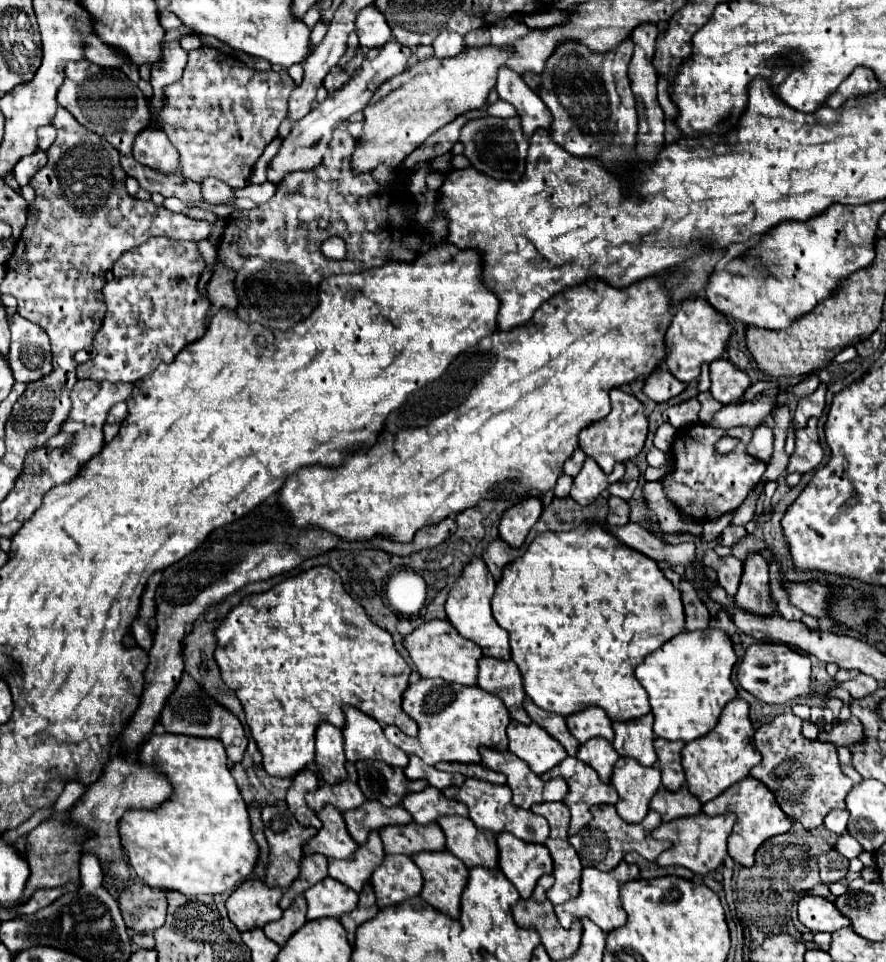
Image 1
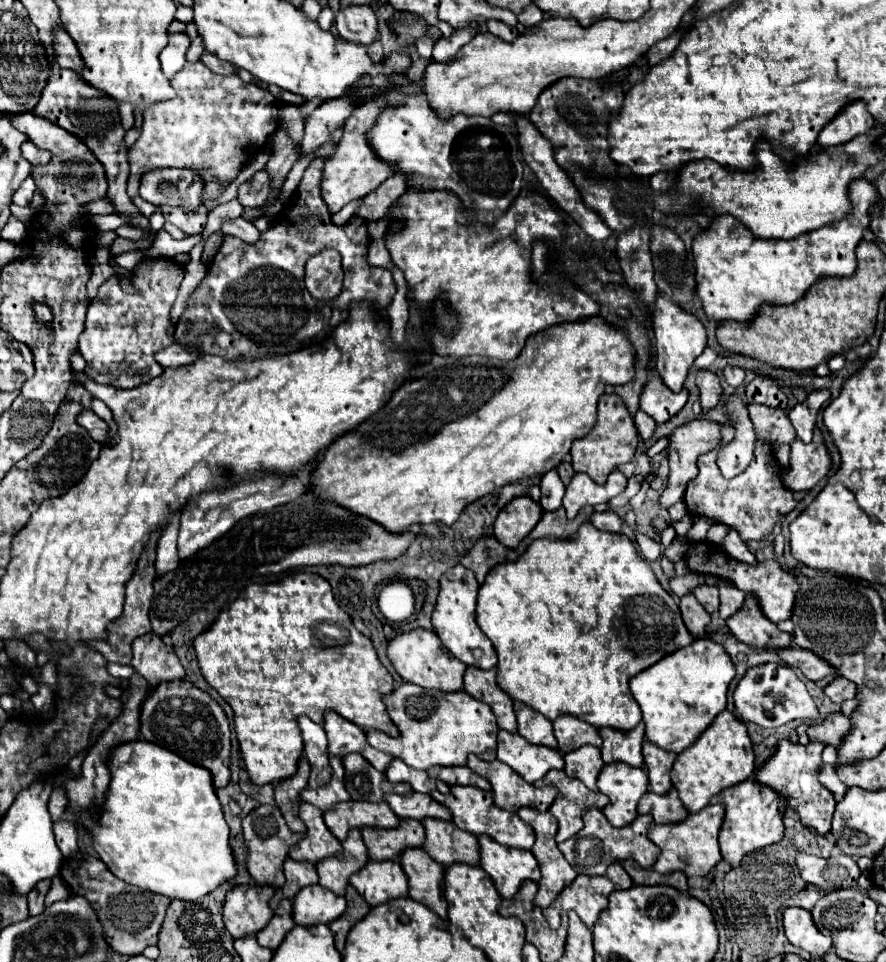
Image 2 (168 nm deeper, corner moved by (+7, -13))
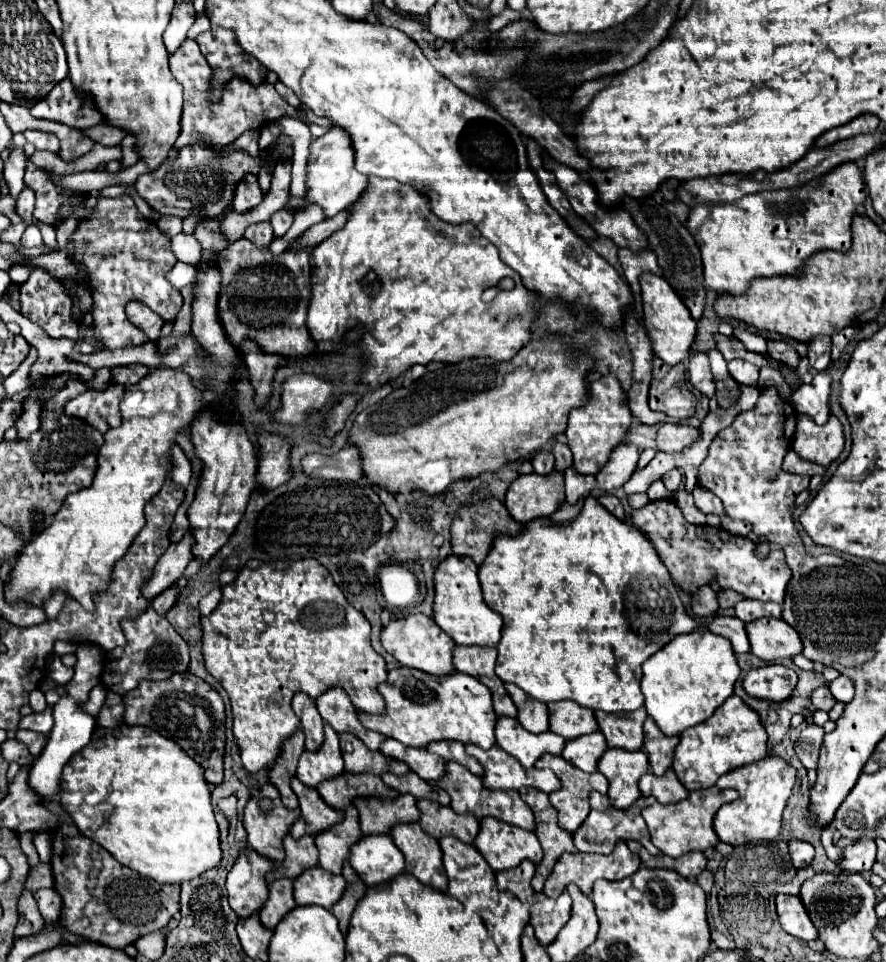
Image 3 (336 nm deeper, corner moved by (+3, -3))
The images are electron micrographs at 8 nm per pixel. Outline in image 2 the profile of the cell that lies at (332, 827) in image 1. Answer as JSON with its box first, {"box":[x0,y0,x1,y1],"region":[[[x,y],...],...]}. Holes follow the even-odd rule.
{"box":[288,802,340,864],"region":[[[300,802],[298,816],[306,824],[306,834],[298,844],[290,848],[288,856],[292,860],[308,860],[316,864],[322,858],[328,858],[340,852],[340,840],[336,840],[336,836],[332,836],[332,832],[326,828],[320,808]]]}

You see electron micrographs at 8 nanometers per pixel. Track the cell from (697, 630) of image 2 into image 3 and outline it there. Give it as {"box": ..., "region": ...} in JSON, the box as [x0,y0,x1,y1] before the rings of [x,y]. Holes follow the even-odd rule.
{"box":[692,586,718,616],"region":[[[700,586],[696,590],[696,594],[692,594],[692,612],[696,616],[712,616],[718,612],[718,600],[716,600],[716,592],[710,586]]]}

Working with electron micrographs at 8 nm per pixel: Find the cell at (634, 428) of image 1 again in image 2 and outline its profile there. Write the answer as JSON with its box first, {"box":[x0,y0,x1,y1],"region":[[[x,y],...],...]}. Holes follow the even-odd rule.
{"box":[572,394,638,484],"region":[[[602,394],[598,400],[598,422],[584,436],[572,442],[572,466],[576,472],[588,474],[596,484],[604,484],[608,474],[616,470],[620,464],[632,462],[634,452],[638,448],[638,432],[634,426],[634,418],[626,410],[622,398],[618,394]]]}

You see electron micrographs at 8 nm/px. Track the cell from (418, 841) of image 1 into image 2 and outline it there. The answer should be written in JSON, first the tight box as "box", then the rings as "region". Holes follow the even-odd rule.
{"box":[362,820,424,860],"region":[[[402,820],[396,830],[362,828],[362,840],[370,860],[394,860],[402,850],[424,844],[424,826],[418,820]]]}

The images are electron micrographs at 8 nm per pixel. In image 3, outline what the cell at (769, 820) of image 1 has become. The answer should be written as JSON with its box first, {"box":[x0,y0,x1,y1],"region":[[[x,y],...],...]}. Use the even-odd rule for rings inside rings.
{"box":[714,756,796,846],"region":[[[766,756],[760,762],[754,762],[754,766],[744,766],[740,770],[732,770],[732,774],[724,774],[724,778],[718,778],[718,788],[734,788],[740,794],[738,800],[724,804],[716,812],[714,830],[718,838],[730,846],[742,846],[756,840],[774,840],[782,830],[782,812],[792,794],[794,778],[796,770],[782,758],[774,756]]]}

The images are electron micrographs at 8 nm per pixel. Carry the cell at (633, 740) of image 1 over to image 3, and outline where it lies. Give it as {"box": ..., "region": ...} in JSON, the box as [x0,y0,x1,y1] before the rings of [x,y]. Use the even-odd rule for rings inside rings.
{"box":[594,708,646,750],"region":[[[640,708],[632,714],[600,714],[594,712],[600,724],[600,732],[606,736],[610,748],[640,750],[644,744],[642,724],[646,720],[646,710]]]}

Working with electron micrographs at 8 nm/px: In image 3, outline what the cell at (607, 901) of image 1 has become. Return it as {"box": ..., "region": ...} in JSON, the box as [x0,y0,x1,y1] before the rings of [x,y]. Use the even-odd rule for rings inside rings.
{"box":[544,842,640,898],"region":[[[618,842],[614,852],[608,854],[608,856],[602,856],[602,854],[582,854],[582,852],[564,854],[560,858],[560,862],[556,864],[556,870],[550,874],[548,882],[544,884],[544,894],[548,898],[558,898],[570,884],[574,884],[574,886],[580,888],[582,894],[588,896],[592,892],[592,886],[594,886],[596,880],[600,880],[600,878],[604,878],[604,880],[622,880],[626,876],[632,876],[638,868],[640,868],[640,858],[630,852],[626,842]]]}

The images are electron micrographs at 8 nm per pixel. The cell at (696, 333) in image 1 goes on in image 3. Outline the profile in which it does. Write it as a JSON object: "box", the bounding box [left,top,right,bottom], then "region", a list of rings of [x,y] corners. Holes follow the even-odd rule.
{"box":[640,274,696,366],"region":[[[642,274],[640,286],[644,302],[644,324],[654,346],[654,354],[670,366],[680,364],[690,356],[692,344],[696,340],[696,320],[692,318],[690,310],[684,306],[680,296],[672,290],[672,286],[664,278],[654,274]]]}

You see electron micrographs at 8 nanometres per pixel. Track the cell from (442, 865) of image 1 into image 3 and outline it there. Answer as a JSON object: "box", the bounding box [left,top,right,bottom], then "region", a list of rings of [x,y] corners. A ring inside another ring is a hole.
{"box":[390,824,448,892],"region":[[[420,824],[396,826],[390,836],[406,858],[408,874],[438,892],[448,890],[448,878],[442,866],[442,848],[434,838],[428,838],[428,834],[420,830]]]}

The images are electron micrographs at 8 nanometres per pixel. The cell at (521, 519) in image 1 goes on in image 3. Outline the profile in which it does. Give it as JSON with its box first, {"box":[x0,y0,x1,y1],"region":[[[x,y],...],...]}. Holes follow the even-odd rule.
{"box":[506,472,564,522],"region":[[[552,472],[548,478],[540,478],[540,474],[528,474],[528,476],[518,476],[508,492],[506,492],[506,508],[510,512],[510,516],[516,520],[516,522],[530,522],[534,518],[540,518],[540,516],[550,516],[558,504],[564,500],[564,478],[560,472]]]}

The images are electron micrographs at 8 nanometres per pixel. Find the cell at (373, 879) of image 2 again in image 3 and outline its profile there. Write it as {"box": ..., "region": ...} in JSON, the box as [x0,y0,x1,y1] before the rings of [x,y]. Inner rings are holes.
{"box":[348,834,404,886],"region":[[[384,834],[384,838],[362,838],[356,848],[350,850],[348,860],[366,886],[378,886],[392,880],[396,874],[404,874],[404,854],[396,848],[388,834]]]}

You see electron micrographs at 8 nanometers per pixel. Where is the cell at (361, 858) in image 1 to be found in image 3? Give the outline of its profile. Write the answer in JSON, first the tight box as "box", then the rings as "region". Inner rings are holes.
{"box":[316,806,362,874],"region":[[[350,806],[340,826],[332,826],[328,834],[316,836],[316,848],[320,848],[320,866],[330,874],[342,874],[342,864],[350,854],[350,848],[362,838],[358,810]]]}

